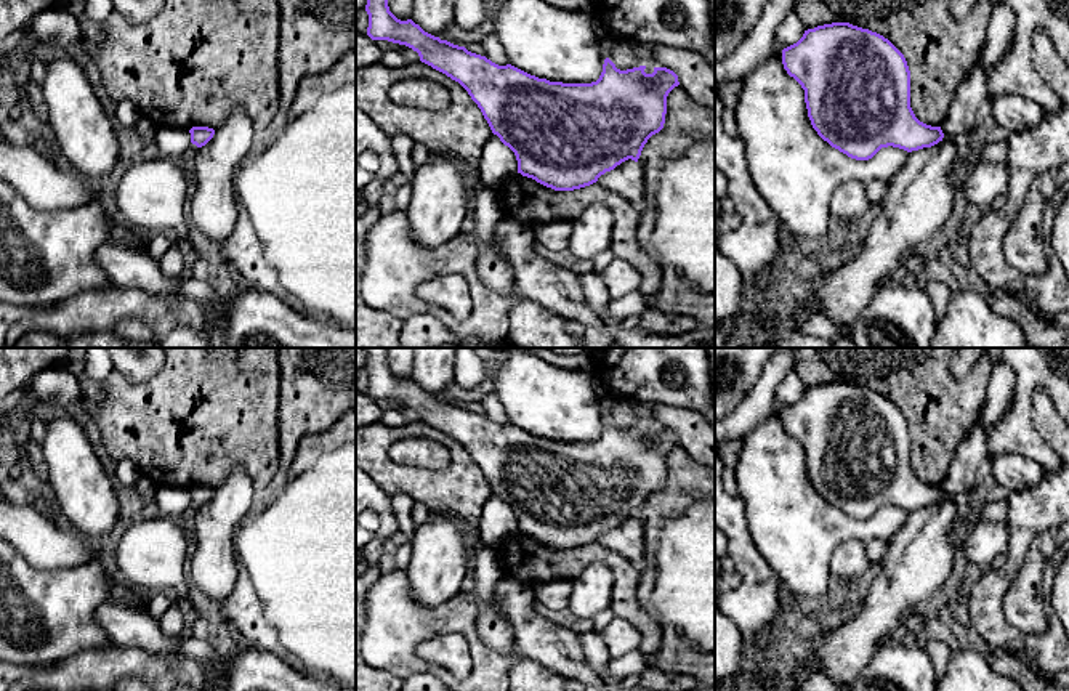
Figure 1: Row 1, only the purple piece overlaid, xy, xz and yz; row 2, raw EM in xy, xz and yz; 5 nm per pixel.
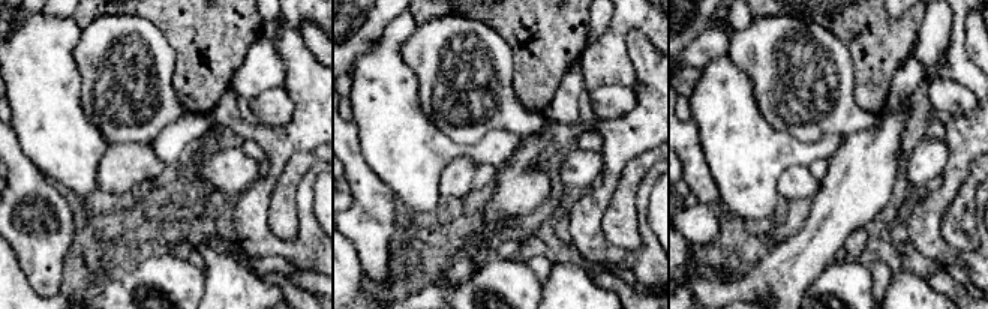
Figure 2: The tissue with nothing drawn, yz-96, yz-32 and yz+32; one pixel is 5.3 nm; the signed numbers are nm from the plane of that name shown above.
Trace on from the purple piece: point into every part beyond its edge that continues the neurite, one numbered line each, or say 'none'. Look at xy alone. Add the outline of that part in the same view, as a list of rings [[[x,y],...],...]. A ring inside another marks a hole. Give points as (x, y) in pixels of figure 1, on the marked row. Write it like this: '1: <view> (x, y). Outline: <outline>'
none

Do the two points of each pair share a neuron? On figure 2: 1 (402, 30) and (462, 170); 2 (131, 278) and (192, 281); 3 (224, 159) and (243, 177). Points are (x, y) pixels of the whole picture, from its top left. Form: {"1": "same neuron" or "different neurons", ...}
{"1": "different neurons", "2": "same neuron", "3": "same neuron"}

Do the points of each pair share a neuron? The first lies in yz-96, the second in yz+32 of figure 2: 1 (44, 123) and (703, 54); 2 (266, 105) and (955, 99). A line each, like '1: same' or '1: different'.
1: different
2: same

